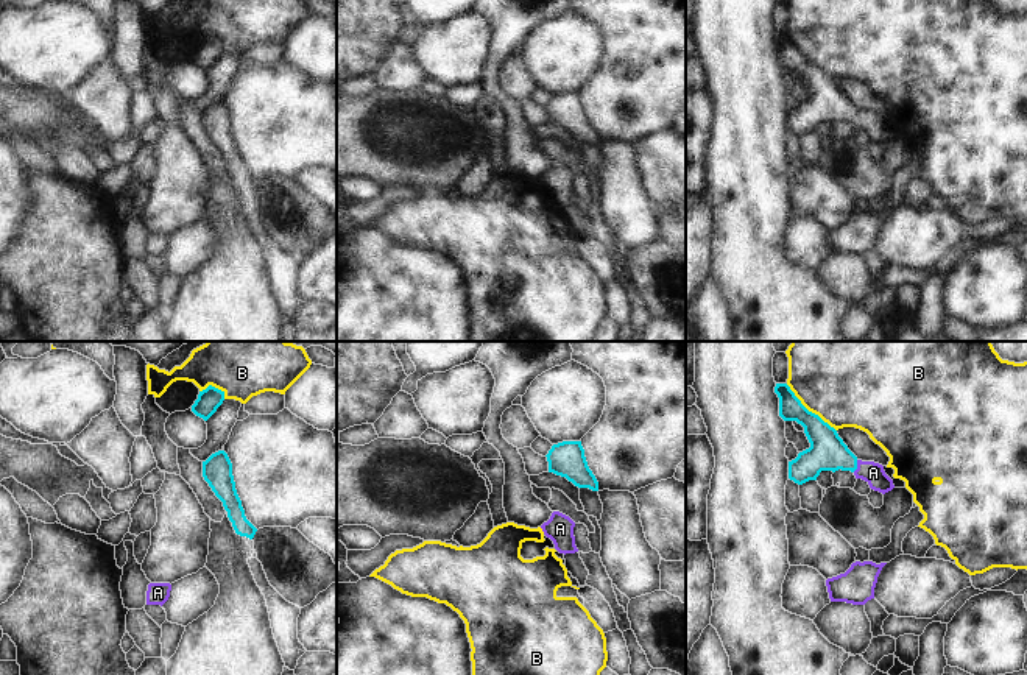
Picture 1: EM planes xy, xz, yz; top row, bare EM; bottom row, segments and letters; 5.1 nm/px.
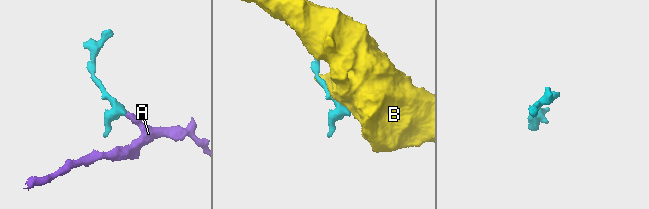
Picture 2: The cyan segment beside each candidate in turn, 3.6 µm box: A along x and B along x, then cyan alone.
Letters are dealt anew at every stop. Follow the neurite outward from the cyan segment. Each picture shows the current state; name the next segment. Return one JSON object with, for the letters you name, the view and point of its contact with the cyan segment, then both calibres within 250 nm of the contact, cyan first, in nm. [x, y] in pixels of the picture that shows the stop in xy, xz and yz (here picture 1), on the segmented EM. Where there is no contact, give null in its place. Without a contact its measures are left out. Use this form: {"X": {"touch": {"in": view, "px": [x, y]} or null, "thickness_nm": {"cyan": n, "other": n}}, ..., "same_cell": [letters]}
{"A": {"touch": {"in": "yz", "px": [856, 466]}, "thickness_nm": {"cyan": 190, "other": 110}}, "same_cell": ["A"]}

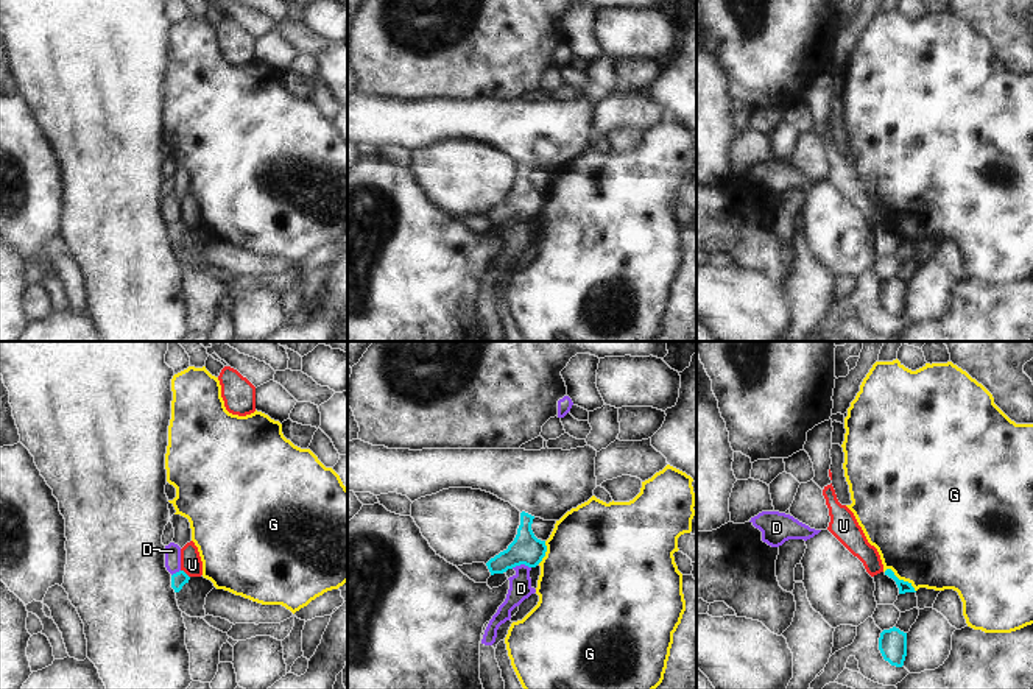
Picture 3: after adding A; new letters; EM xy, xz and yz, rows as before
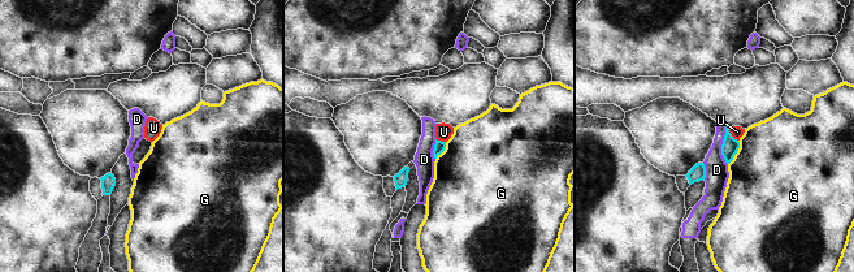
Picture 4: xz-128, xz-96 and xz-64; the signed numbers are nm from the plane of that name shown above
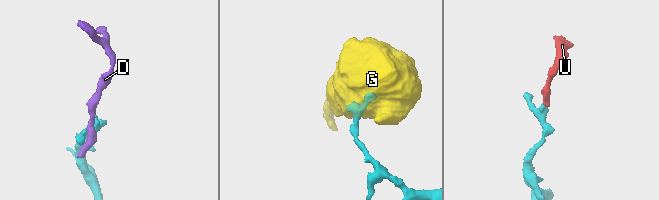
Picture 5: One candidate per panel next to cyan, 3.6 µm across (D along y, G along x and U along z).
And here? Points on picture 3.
{"same_cell": []}

